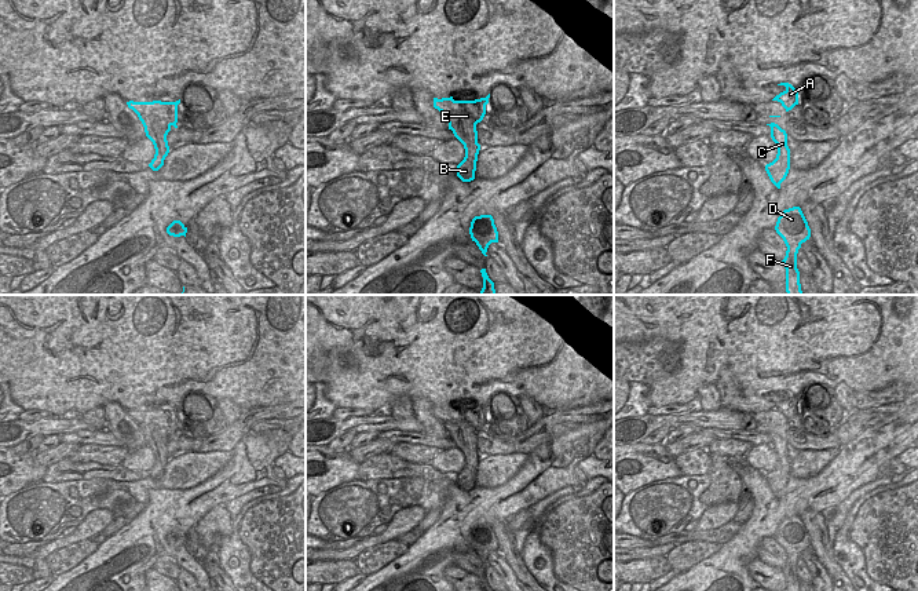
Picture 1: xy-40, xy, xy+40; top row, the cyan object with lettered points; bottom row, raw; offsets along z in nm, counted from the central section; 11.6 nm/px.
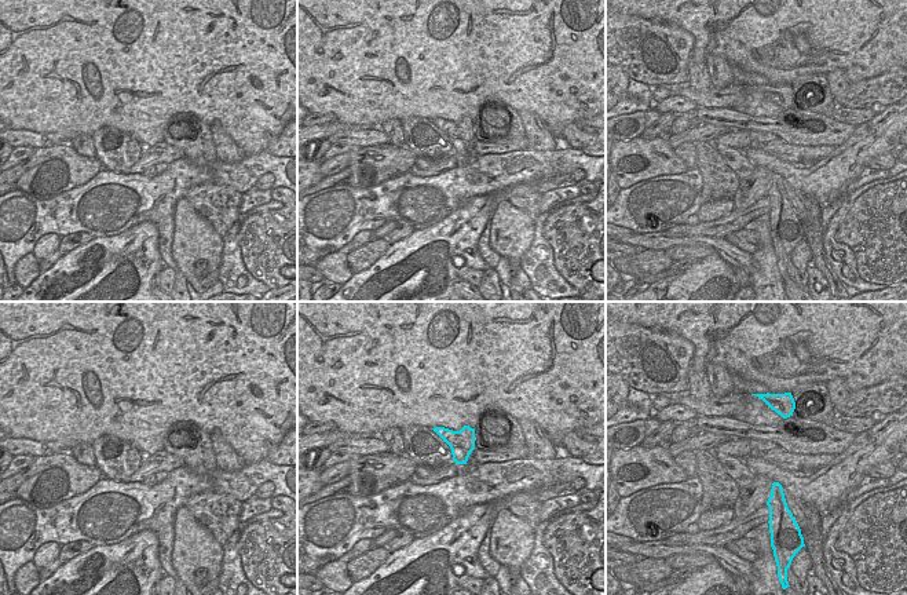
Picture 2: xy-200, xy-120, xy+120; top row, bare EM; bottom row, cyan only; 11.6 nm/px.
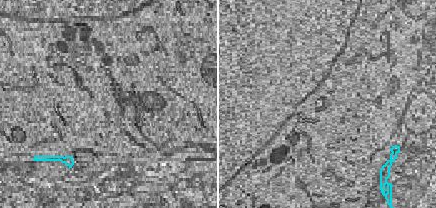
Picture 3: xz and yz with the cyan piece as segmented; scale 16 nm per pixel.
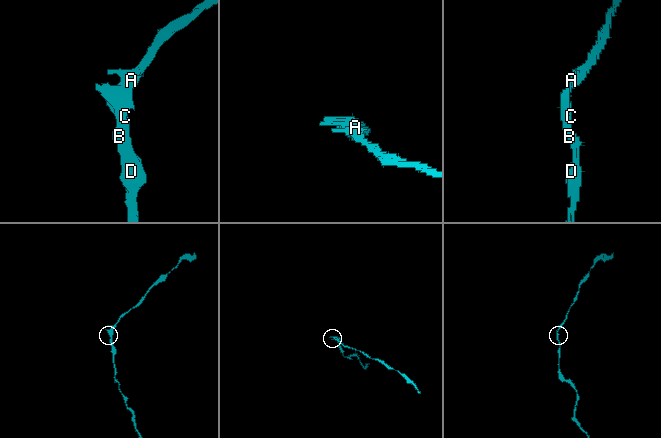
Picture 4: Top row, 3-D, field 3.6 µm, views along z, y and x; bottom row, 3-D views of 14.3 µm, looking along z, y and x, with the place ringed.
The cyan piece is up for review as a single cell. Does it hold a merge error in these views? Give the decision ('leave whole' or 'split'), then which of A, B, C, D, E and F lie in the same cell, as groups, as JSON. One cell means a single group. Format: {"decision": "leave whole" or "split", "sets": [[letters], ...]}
{"decision": "split", "sets": [["A"], ["B", "C", "D", "E", "F"]]}

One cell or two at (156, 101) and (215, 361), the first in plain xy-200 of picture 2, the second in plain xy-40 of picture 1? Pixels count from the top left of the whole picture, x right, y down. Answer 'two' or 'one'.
one

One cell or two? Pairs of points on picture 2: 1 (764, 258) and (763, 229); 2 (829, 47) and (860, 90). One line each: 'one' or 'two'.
1: one
2: two

